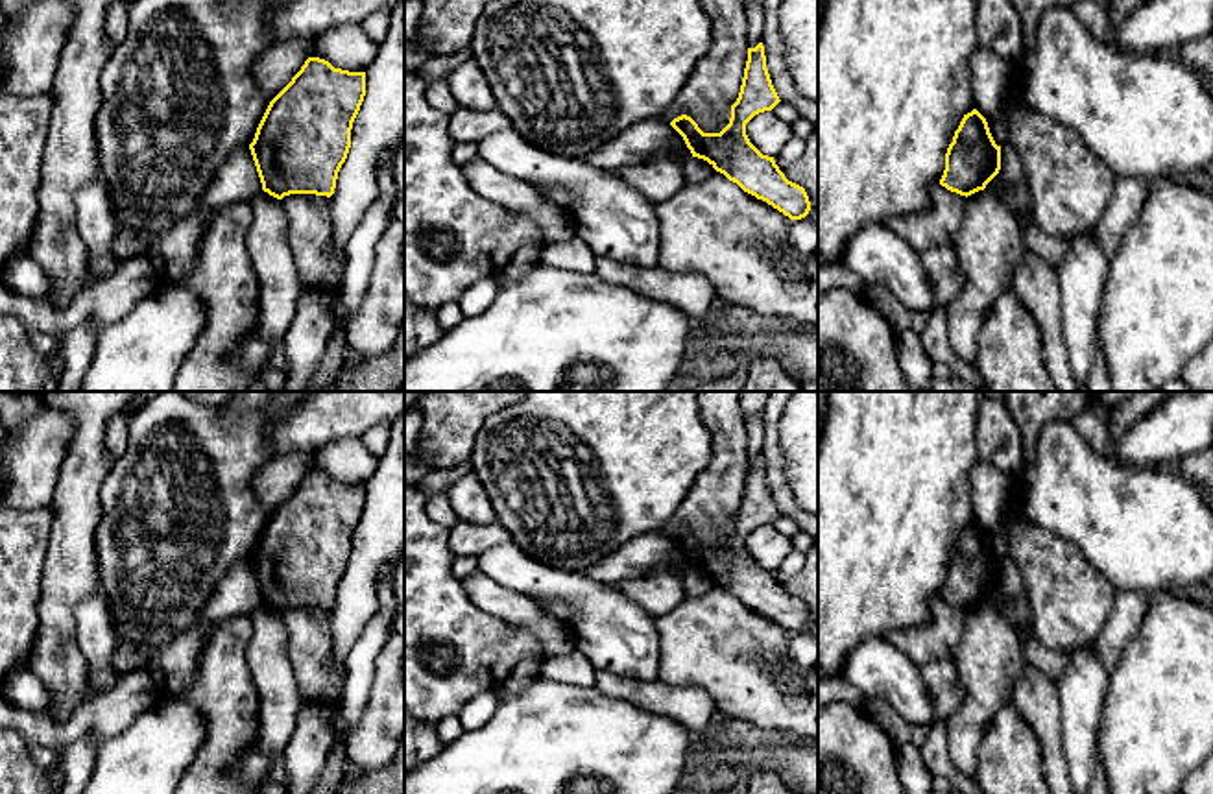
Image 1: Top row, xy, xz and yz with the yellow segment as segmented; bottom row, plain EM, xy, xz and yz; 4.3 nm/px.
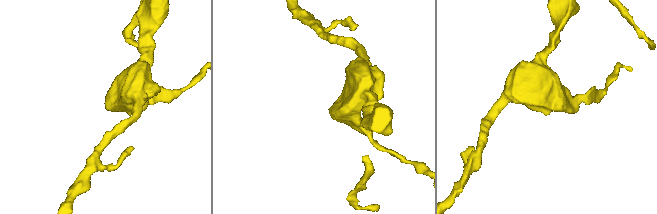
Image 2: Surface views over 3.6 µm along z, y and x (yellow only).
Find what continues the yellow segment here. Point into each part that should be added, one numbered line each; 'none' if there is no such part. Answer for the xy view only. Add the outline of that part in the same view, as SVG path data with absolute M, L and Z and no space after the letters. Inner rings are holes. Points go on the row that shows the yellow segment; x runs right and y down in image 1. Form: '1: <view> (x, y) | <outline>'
none

